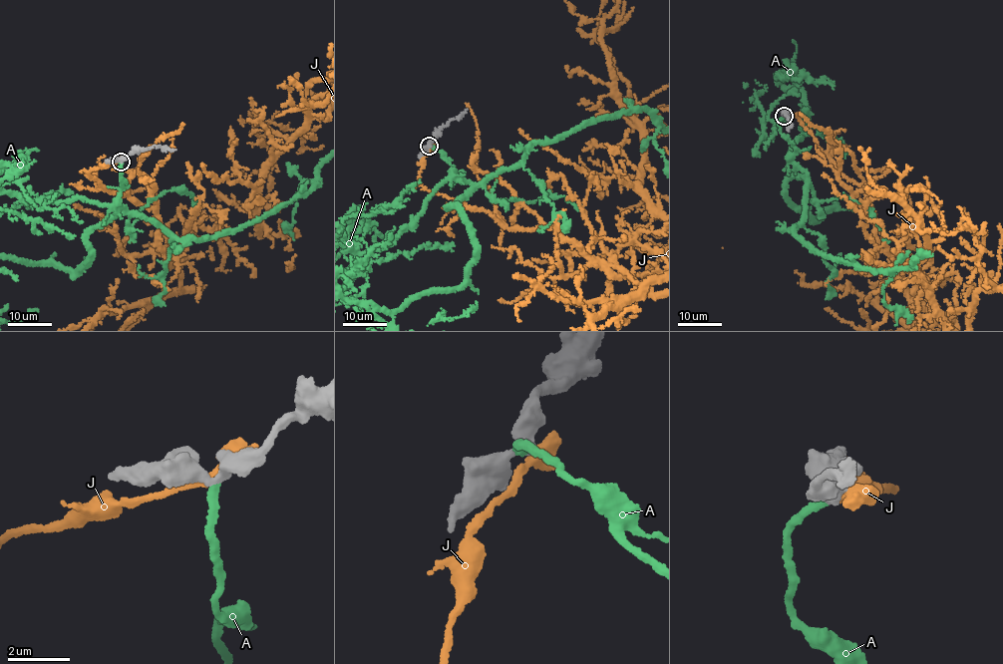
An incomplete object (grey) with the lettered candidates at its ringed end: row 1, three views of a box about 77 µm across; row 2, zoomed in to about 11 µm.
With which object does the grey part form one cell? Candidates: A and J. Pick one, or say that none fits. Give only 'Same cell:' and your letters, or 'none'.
Same cell: A

